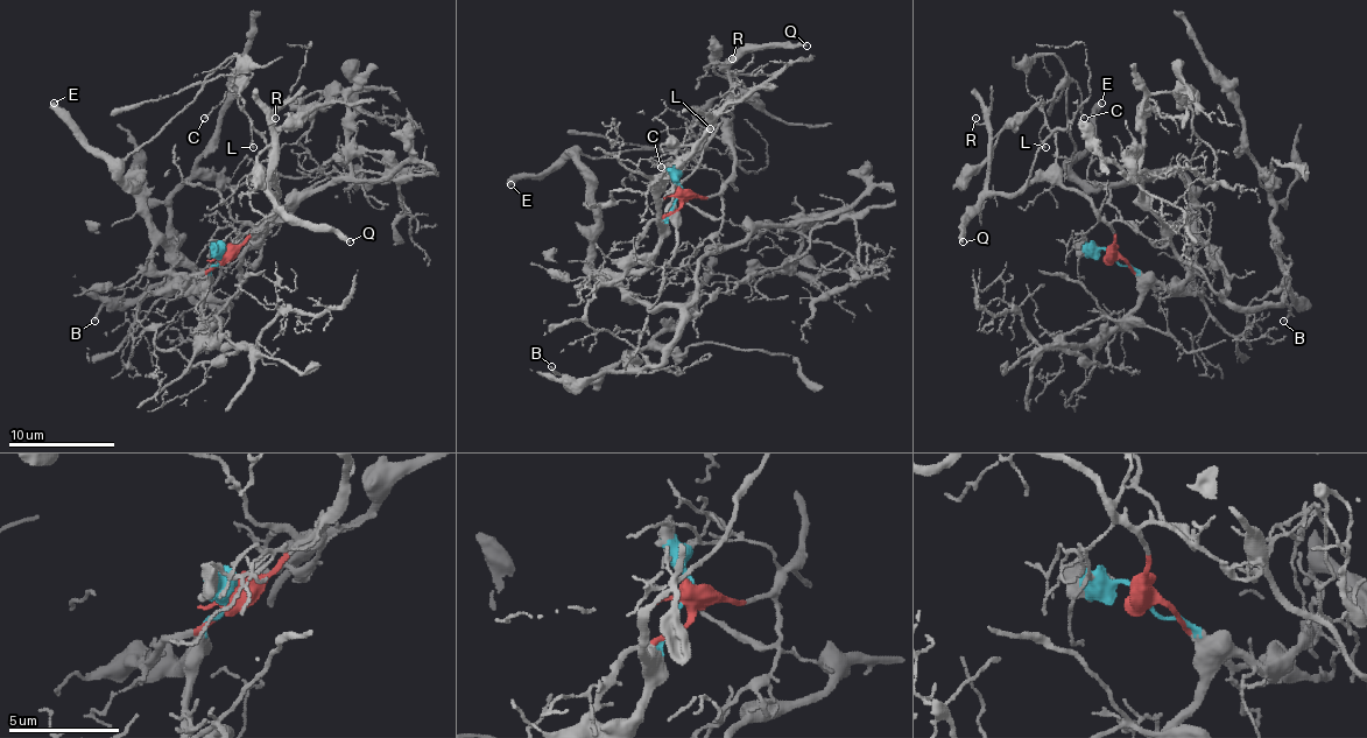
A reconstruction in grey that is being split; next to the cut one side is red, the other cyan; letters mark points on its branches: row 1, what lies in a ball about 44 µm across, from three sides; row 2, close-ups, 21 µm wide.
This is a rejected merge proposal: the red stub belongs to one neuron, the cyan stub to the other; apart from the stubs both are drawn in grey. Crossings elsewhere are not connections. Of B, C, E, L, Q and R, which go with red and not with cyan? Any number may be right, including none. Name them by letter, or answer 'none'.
C, L, Q, R

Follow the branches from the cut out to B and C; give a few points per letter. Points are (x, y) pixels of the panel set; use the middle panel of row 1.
B: (678, 195), (653, 259), (610, 272), (653, 309), (674, 307), (678, 341), (657, 364), (592, 378), (552, 367)
C: (678, 195), (711, 198), (734, 169), (732, 142), (700, 126), (695, 155), (684, 163), (661, 166)

